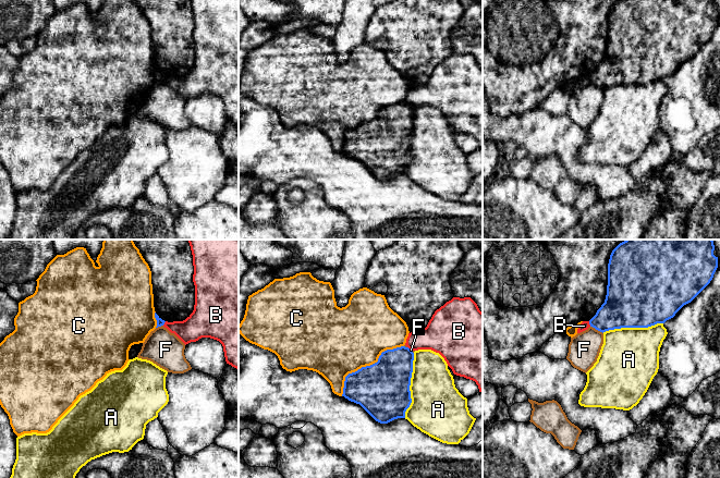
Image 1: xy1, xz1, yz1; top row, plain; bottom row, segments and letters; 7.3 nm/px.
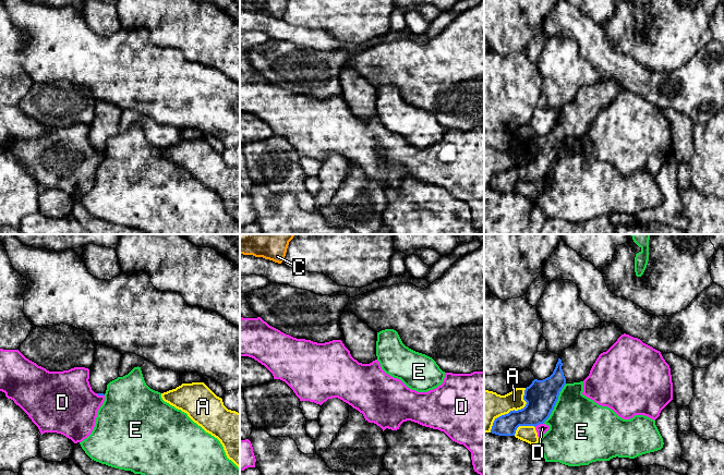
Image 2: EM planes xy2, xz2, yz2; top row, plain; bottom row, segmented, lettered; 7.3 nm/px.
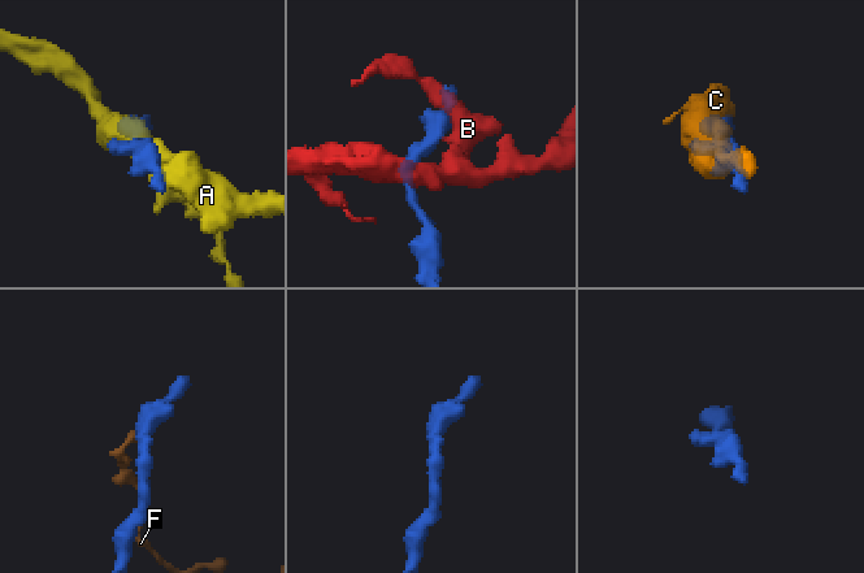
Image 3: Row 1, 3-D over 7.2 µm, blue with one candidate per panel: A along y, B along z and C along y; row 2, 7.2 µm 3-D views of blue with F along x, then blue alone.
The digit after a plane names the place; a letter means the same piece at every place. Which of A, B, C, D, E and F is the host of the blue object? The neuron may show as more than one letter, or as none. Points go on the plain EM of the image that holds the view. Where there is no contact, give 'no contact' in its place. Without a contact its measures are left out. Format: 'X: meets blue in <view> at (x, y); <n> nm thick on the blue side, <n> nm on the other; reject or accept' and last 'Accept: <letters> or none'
A: meets blue in xz1 at (410, 141); 400 nm thick on the blue side, 380 nm on the other; reject
B: meets blue in yz1 at (589, 80); 260 nm thick on the blue side, 70 nm on the other; reject
C: meets blue in xz1 at (366, 122); 400 nm thick on the blue side, 480 nm on the other; reject
D: meets blue in yz2 at (539, 180); 240 nm thick on the blue side, 80 nm on the other; reject
E: meets blue in yz2 at (555, 159); 240 nm thick on the blue side, 440 nm on the other; reject
F: meets blue in yz1 at (597, 85); 300 nm thick on the blue side, 240 nm on the other; reject
Accept: none

